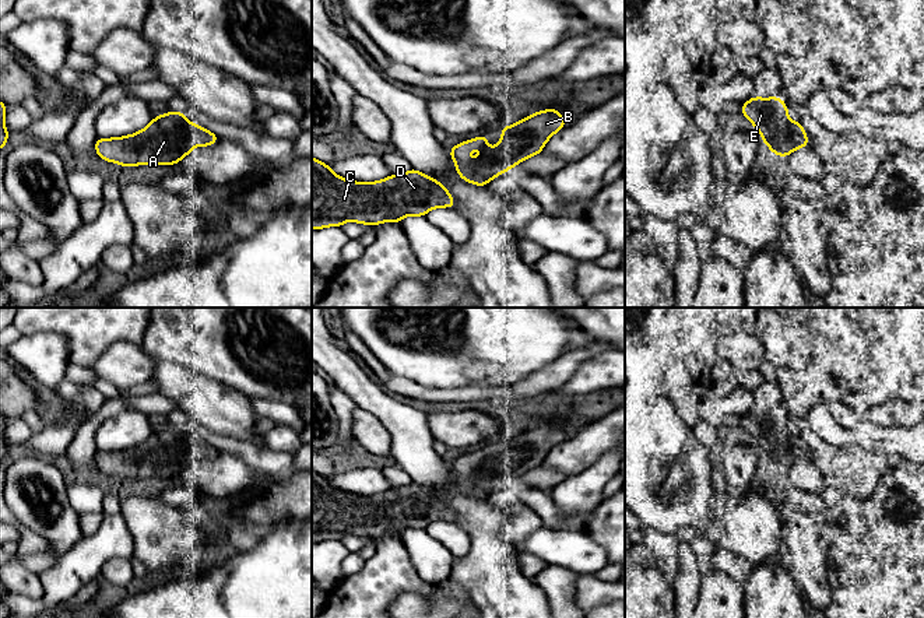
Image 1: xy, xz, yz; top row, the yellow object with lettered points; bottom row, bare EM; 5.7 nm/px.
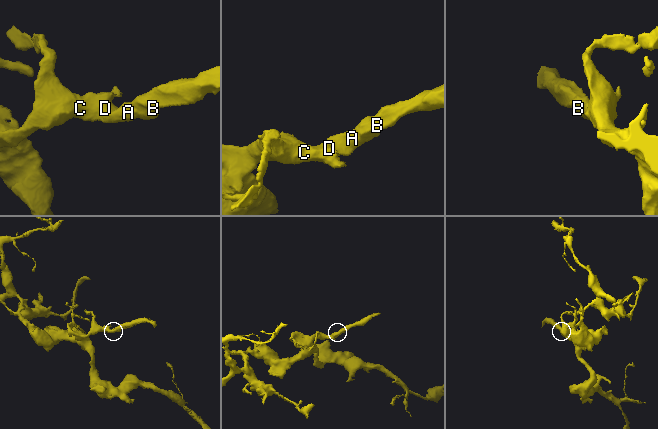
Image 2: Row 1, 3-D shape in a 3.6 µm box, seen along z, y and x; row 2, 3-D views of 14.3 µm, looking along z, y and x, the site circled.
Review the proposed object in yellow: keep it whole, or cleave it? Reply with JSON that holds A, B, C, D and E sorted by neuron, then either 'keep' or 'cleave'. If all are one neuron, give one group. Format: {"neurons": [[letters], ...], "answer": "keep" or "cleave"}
{"neurons": [["A", "B", "C", "D", "E"]], "answer": "keep"}

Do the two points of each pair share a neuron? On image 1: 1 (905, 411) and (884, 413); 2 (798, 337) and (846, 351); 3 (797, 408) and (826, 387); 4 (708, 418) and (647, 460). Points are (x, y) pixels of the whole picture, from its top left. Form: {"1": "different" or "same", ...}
{"1": "same", "2": "same", "3": "same", "4": "different"}

